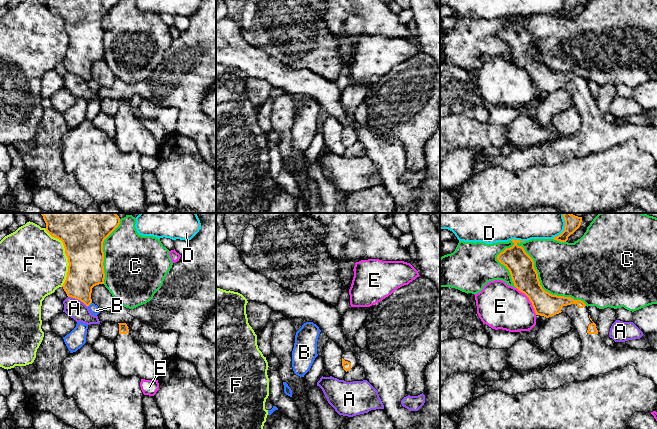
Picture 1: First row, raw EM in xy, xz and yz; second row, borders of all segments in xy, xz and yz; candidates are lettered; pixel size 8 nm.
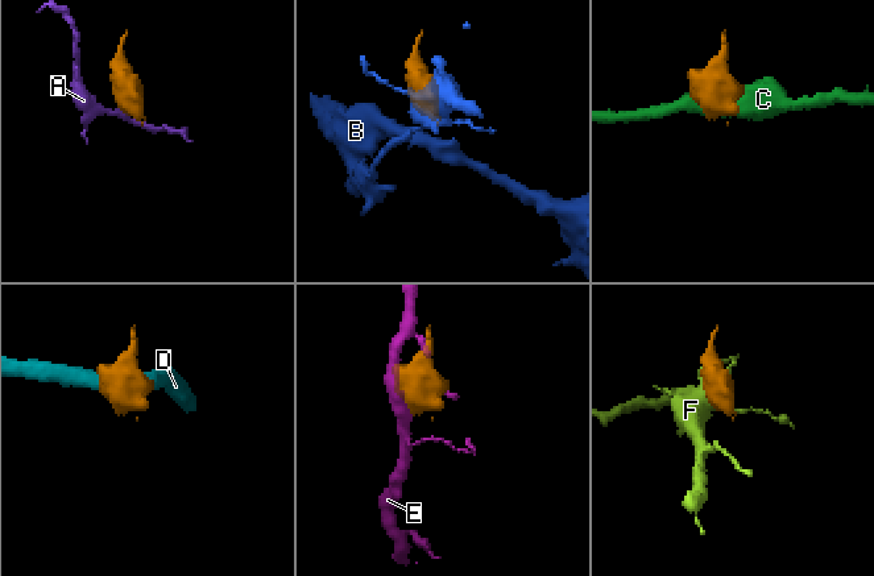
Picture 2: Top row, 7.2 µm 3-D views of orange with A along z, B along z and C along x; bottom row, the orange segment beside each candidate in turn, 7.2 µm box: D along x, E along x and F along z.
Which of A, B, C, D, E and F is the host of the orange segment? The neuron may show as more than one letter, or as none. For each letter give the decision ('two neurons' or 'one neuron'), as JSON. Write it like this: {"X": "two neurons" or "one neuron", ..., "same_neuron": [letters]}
{"A": "two neurons", "B": "two neurons", "C": "two neurons", "D": "two neurons", "E": "two neurons", "F": "two neurons", "same_neuron": []}

